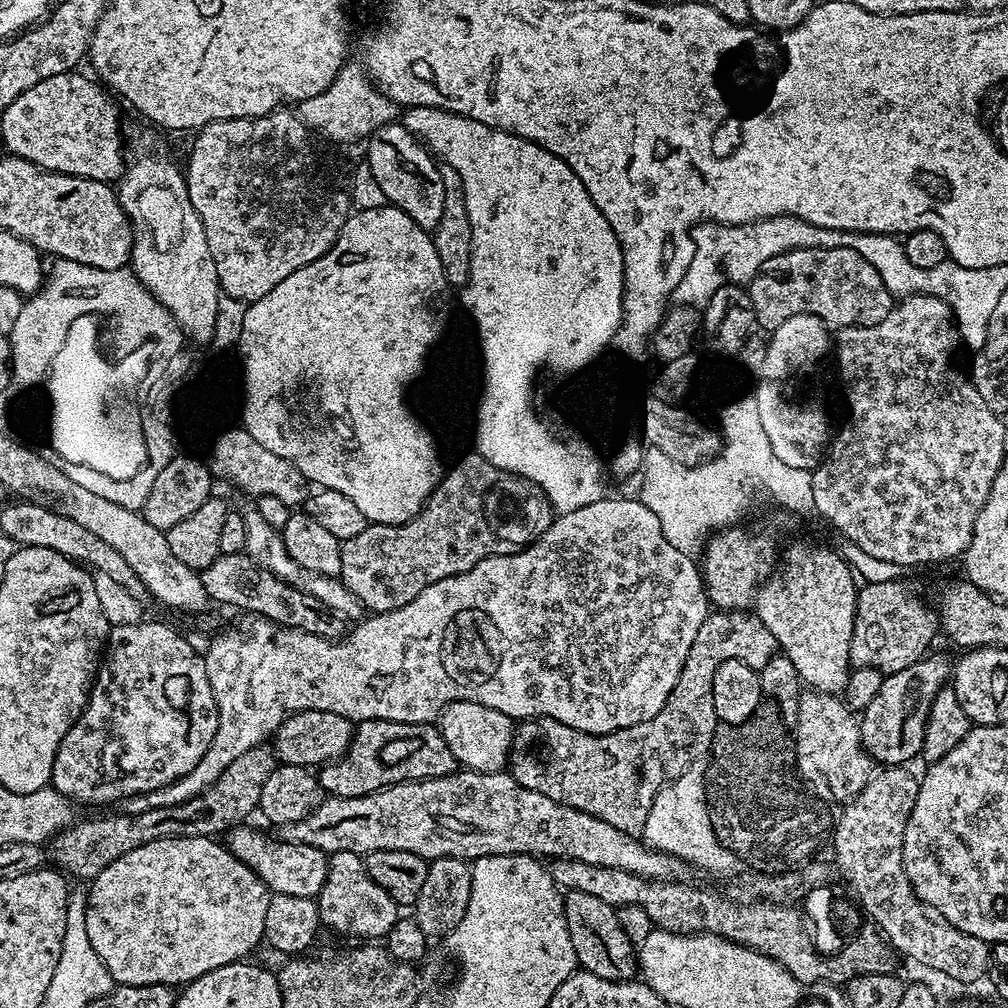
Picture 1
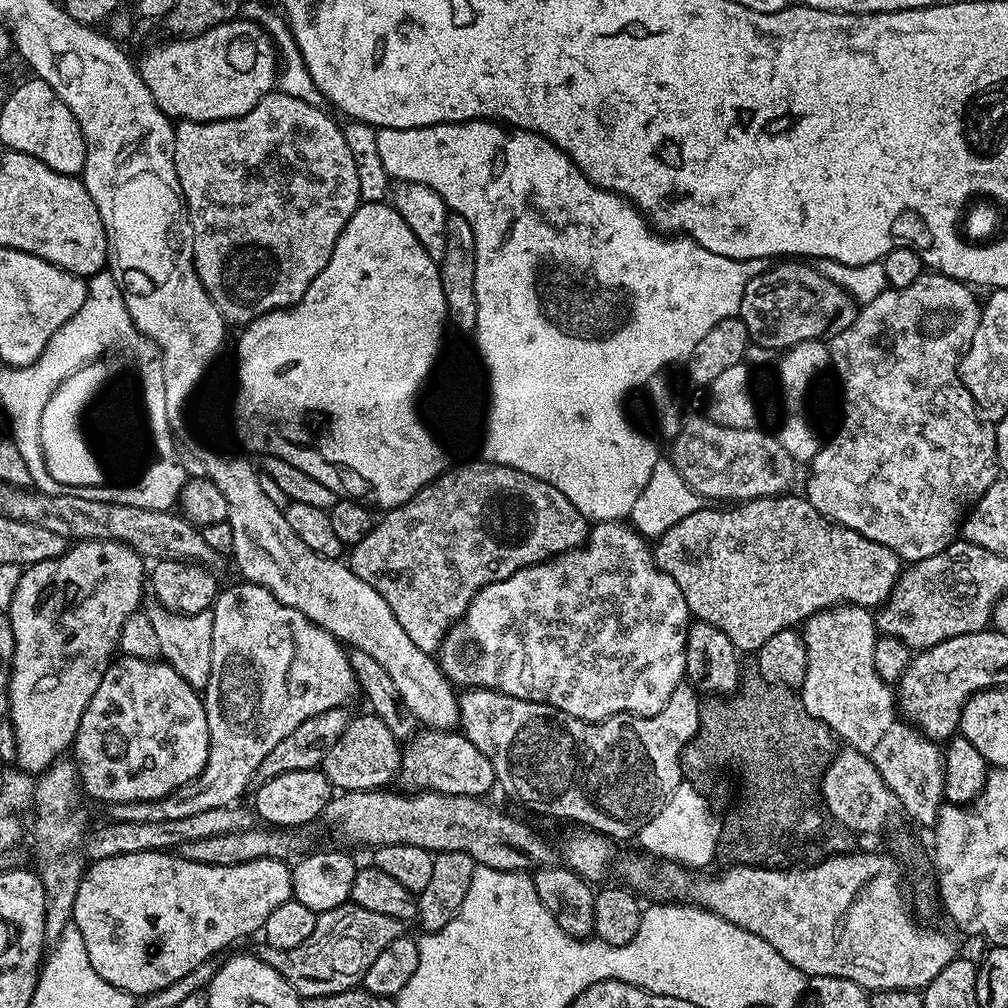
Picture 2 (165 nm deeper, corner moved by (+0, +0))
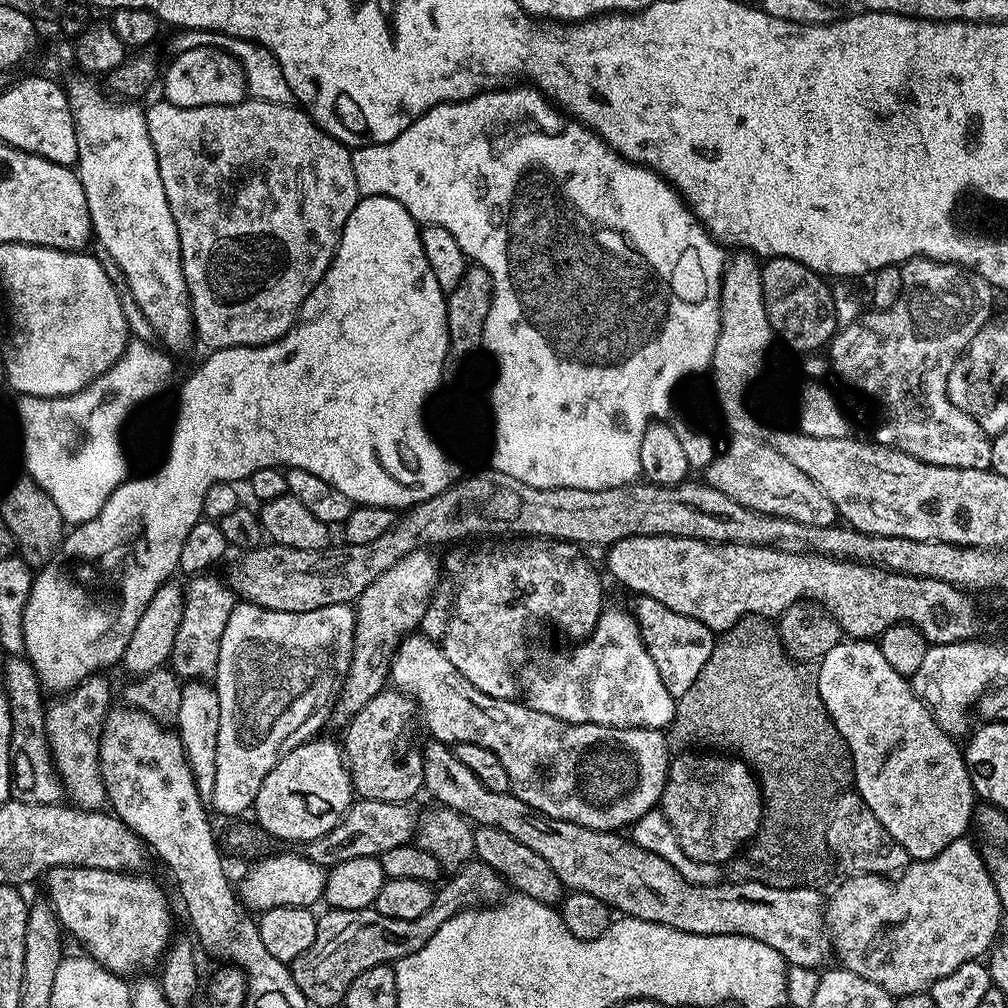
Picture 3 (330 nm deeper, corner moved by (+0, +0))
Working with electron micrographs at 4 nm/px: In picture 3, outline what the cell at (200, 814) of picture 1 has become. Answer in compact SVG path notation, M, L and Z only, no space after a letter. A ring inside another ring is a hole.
M426 548L406 554L386 574L378 574L366 590L354 602L356 613L356 645L352 651L352 661L348 674L334 705L335 719L341 722L353 720L378 693L385 691L392 670L392 656L405 636L415 633L420 627L420 620L426 614L428 605L442 579L442 564L432 557L433 553Z

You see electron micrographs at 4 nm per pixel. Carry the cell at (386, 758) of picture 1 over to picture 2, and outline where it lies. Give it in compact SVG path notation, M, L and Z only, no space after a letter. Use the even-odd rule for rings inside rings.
M420 730L411 740L403 745L400 753L400 770L398 773L398 784L405 793L413 792L437 792L447 796L475 796L477 798L487 797L491 788L497 787L494 766L474 742L470 742L459 731L456 730Z

